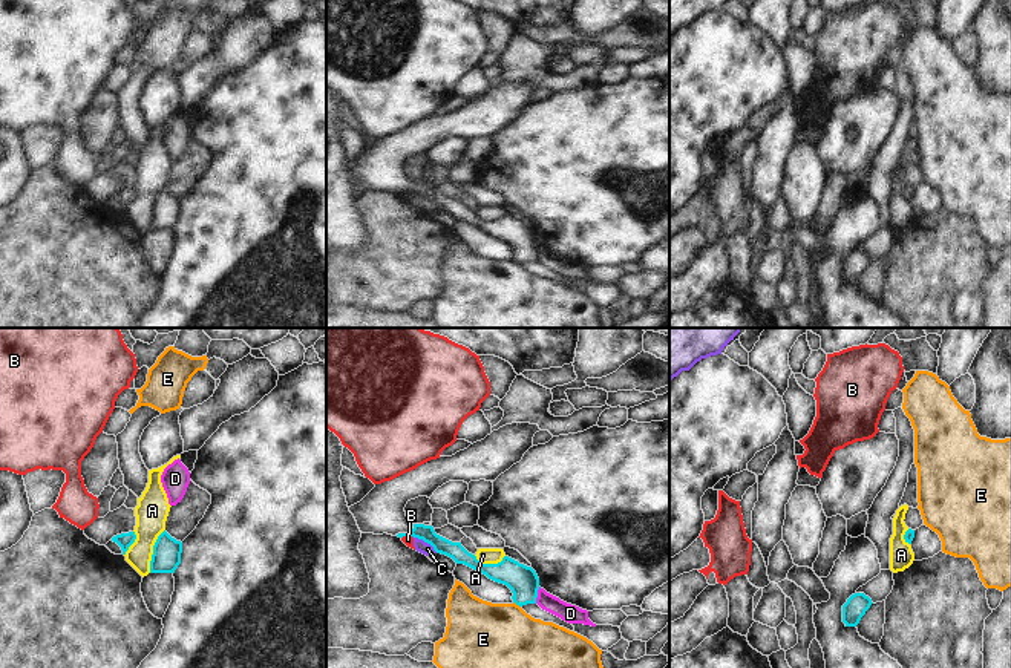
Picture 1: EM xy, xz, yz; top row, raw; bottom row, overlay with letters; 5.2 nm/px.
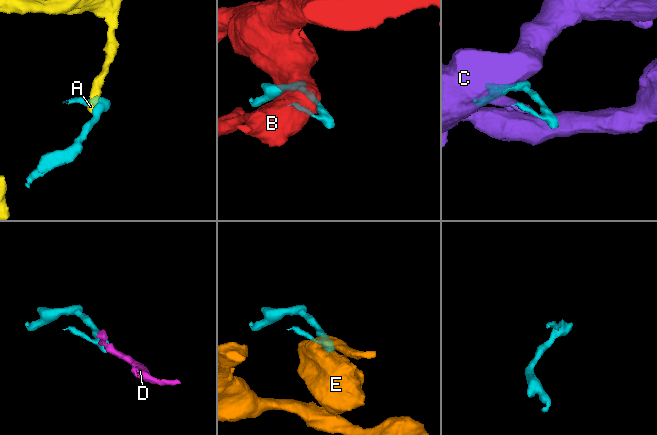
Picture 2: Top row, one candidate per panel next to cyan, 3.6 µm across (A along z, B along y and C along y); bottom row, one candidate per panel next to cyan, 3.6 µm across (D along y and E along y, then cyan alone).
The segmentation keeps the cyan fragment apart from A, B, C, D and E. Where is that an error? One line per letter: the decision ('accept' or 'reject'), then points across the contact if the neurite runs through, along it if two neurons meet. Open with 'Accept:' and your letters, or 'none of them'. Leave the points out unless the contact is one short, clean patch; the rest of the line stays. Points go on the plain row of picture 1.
Accept: none of them
A: reject; border along xy (164, 186), (153, 203), (149, 229)
B: reject; border along xz (411, 192), (402, 195)
C: reject; border along xz (412, 192), (426, 198), (437, 209)
D: reject; border along xz (539, 244), (535, 259)
E: reject; border along xz (513, 258), (520, 264)

